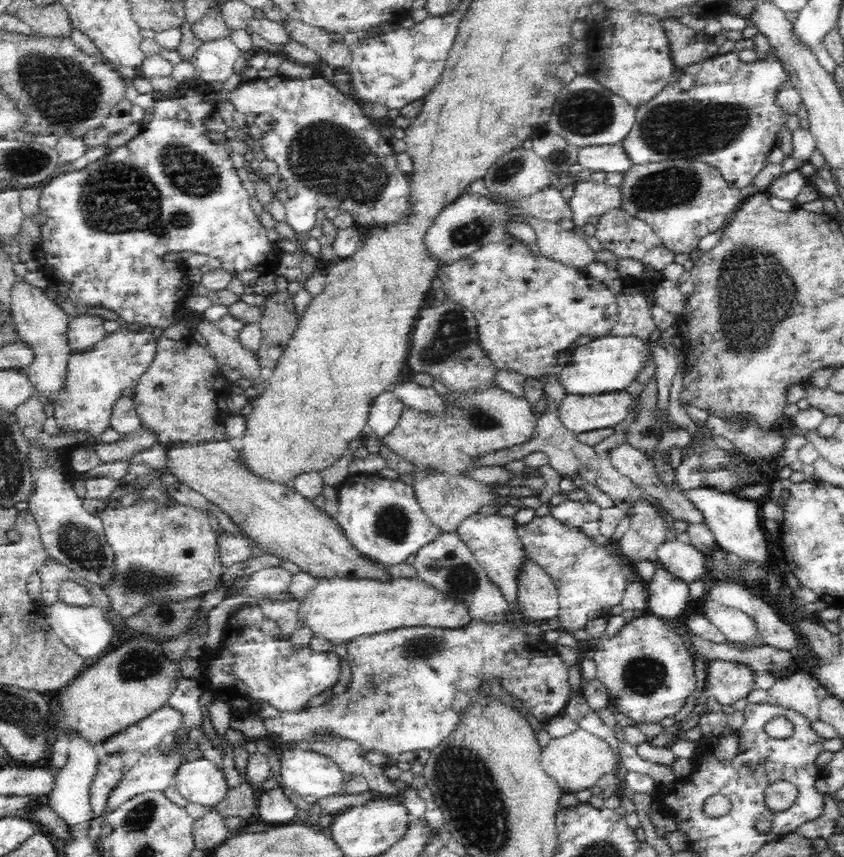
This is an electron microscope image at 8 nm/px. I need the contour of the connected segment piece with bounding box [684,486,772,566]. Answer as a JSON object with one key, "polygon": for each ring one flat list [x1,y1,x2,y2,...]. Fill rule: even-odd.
{"polygon":[[710,486,700,487,692,492,684,492,690,500,704,513,706,524,715,537,719,549,730,553,735,559,766,566,772,560,771,541,764,532,761,513,763,499,741,498]]}

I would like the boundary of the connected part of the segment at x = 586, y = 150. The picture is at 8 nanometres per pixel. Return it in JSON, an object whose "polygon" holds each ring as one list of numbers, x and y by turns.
{"polygon":[[621,143,579,147,577,163,592,172,626,172,633,164]]}

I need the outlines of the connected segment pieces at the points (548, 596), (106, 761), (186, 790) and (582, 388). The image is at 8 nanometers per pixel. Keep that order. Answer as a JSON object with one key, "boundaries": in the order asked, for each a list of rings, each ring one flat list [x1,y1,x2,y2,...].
{"boundaries":[[[529,559,520,574,520,594,516,605,523,616,537,624,552,620,560,610,555,584,538,564]],[[123,752,101,753,98,760,98,770,96,770,94,780,92,780,89,786,92,819,98,819,105,814,108,802,110,801,111,795,114,793,114,788,124,779,125,773,131,766,131,764,126,762,126,757,126,753]],[[204,758,183,763,174,783,182,798,206,808,219,804,230,789,223,772]],[[604,336,592,339,582,346,573,346,570,350,572,358,564,366,559,366,555,375,558,385,566,394,592,395,613,391,623,391,632,380,643,362,647,359,648,340,635,337]]]}

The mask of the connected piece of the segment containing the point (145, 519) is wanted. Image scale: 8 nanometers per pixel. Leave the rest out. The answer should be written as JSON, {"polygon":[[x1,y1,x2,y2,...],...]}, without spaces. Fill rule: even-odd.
{"polygon":[[136,502,134,505,128,507,107,507,100,514,99,517,104,523,104,530,107,537,109,546,114,551,114,576,112,576,112,582,108,586,104,586,104,591,108,591,110,595,110,603,112,603,112,609,118,611,122,616,128,618,132,616,136,611,139,611,146,603,150,601,161,601,164,599,185,599,190,598,202,593,209,594,209,591,214,589,218,582,221,582,222,578,222,562,220,558,219,536,212,529,210,525,210,517,206,512,202,512,197,508,191,506,184,506,178,502,174,502,170,506,158,506,153,502,144,502,140,504]]}

